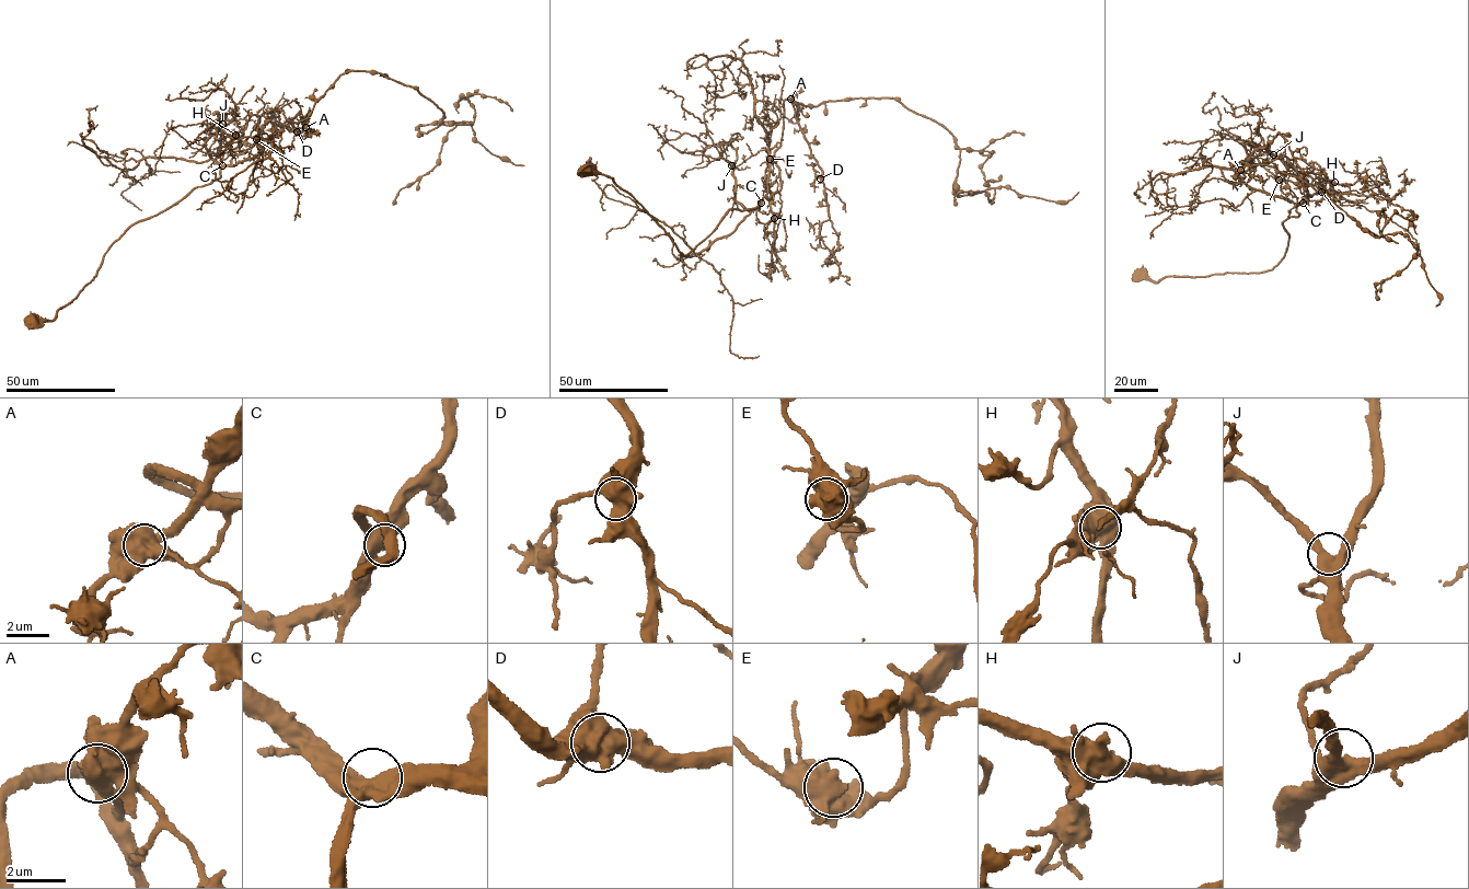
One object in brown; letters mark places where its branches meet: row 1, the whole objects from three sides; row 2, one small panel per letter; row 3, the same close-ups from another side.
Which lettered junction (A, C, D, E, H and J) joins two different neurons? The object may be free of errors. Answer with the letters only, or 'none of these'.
A

